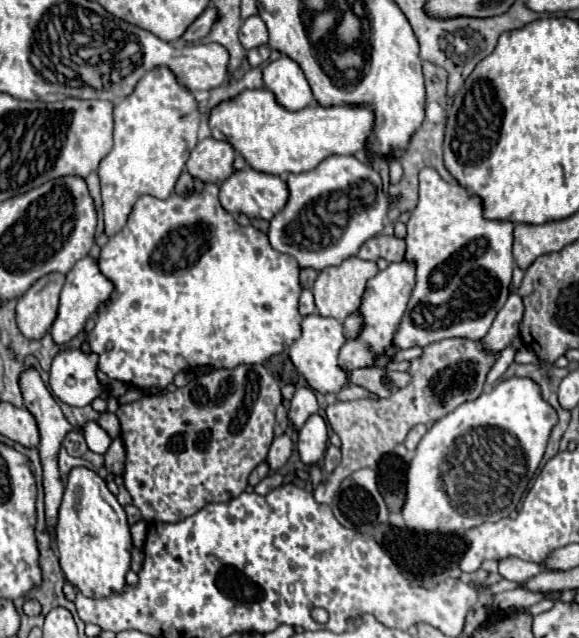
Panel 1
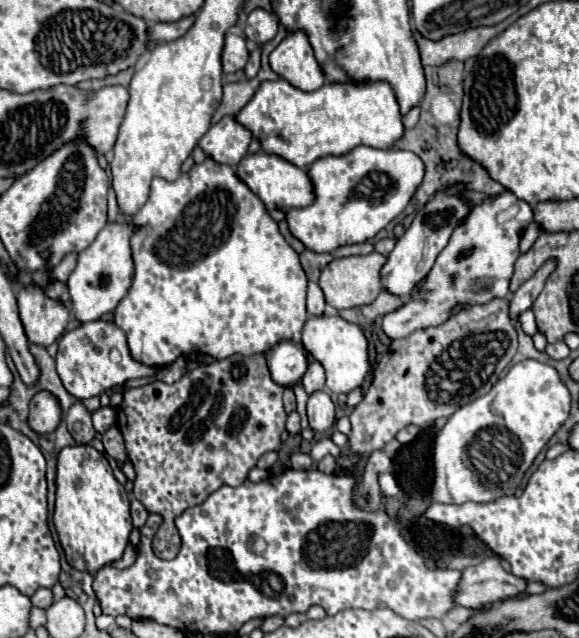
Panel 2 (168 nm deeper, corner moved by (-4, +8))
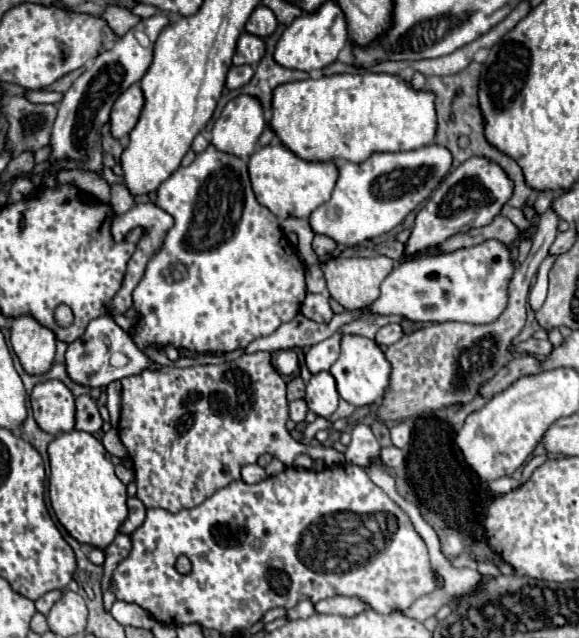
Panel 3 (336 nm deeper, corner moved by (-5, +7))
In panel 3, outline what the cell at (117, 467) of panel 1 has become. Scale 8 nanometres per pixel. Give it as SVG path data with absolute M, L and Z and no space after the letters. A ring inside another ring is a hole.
M110 429L110 431L102 437L102 445L106 447L106 451L108 451L110 455L120 457L120 459L124 459L124 457L126 457L126 447L122 445L122 441L120 441L120 437L118 437L118 431L116 431L116 429Z

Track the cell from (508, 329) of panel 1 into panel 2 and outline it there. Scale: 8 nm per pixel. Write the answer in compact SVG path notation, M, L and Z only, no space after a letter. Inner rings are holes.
M549 260L533 278L529 278L525 284L519 286L519 290L509 298L509 318L517 320L525 310L531 308L531 304L537 300L539 292L543 290L543 284L547 280L547 276L553 272L555 262Z

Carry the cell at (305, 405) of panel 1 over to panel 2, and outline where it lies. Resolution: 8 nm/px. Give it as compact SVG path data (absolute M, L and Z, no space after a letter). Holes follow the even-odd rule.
M311 362L303 380L301 380L301 386L305 388L305 392L311 396L313 392L317 390L323 390L325 388L325 372L323 372L323 366L317 364L317 362Z

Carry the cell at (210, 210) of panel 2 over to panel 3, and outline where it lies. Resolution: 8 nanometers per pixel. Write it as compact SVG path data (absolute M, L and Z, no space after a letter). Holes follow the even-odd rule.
M208 145L206 151L198 153L196 159L188 165L188 167L178 167L156 191L156 205L160 205L164 211L168 211L174 217L174 227L168 231L168 237L164 239L162 249L156 253L156 257L152 257L148 261L146 273L142 277L142 281L138 283L138 287L134 289L134 309L142 315L140 323L134 329L132 339L136 341L136 345L142 347L166 347L168 343L176 345L176 347L184 347L188 351L196 351L196 353L230 353L238 347L246 347L248 343L252 343L258 337L264 337L268 333L274 333L284 321L290 321L298 311L300 311L300 303L306 297L306 283L304 283L304 275L302 275L302 261L298 259L298 255L292 251L292 247L288 245L278 219L256 201L252 187L250 187L250 179L248 179L248 169L246 169L246 161L230 155L230 153L222 153L218 151L214 145Z

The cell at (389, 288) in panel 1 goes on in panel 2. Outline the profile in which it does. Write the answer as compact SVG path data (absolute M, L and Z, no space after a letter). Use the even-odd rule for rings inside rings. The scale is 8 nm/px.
M455 186L455 188L449 188L447 192L437 192L417 212L413 224L405 230L405 234L395 242L393 252L387 256L387 262L381 268L381 284L389 294L407 298L421 284L421 280L429 274L437 254L445 248L455 224L459 224L459 220L463 220L463 216L467 216L467 212L469 212L467 200L459 196L461 190L463 188Z

